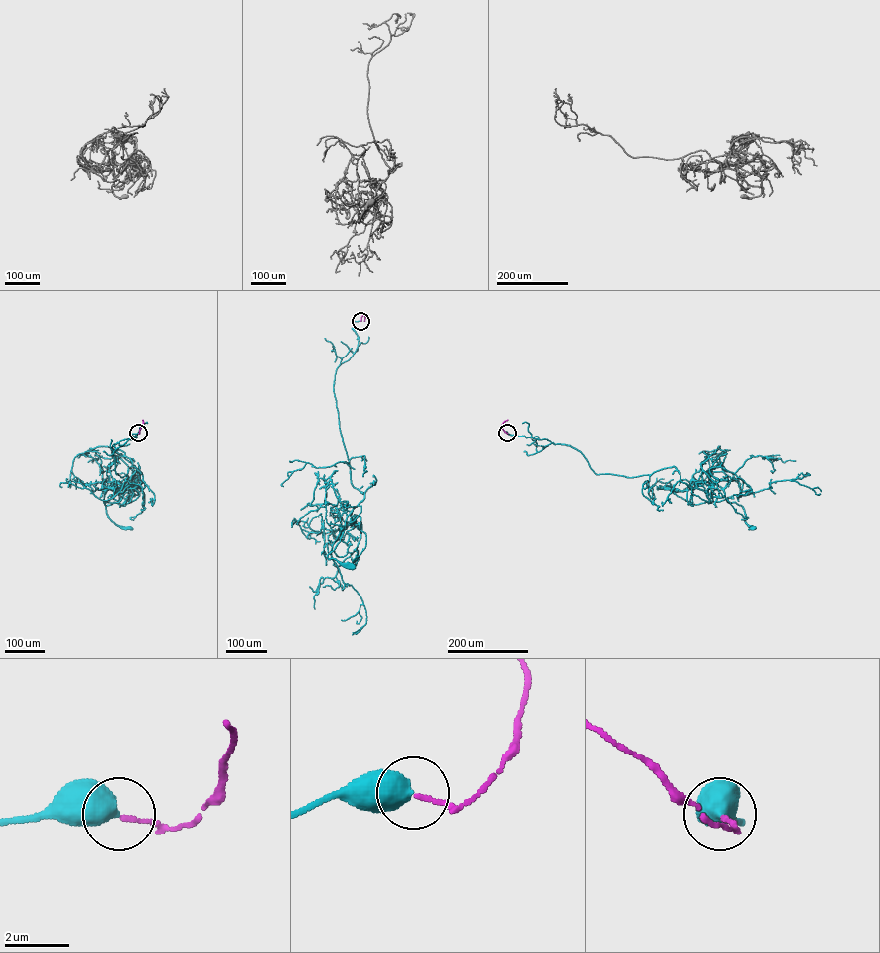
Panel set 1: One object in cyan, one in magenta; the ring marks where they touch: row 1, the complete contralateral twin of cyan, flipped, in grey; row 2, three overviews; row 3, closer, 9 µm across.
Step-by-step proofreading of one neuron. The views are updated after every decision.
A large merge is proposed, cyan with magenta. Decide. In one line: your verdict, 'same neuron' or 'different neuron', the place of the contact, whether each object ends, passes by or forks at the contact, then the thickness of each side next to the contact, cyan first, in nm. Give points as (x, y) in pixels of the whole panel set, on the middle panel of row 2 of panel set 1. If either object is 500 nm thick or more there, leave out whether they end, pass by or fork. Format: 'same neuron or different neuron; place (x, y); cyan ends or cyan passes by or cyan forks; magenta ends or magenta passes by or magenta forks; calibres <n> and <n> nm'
same neuron; place (360, 321); calibres 600 and 120 nm

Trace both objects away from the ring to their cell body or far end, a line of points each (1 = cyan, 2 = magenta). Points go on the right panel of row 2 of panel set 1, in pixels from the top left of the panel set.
1: (507, 433), (570, 445), (597, 474), (633, 477), (674, 466), (692, 488), (740, 505), (753, 527)
2: (507, 433), (501, 426), (507, 420)

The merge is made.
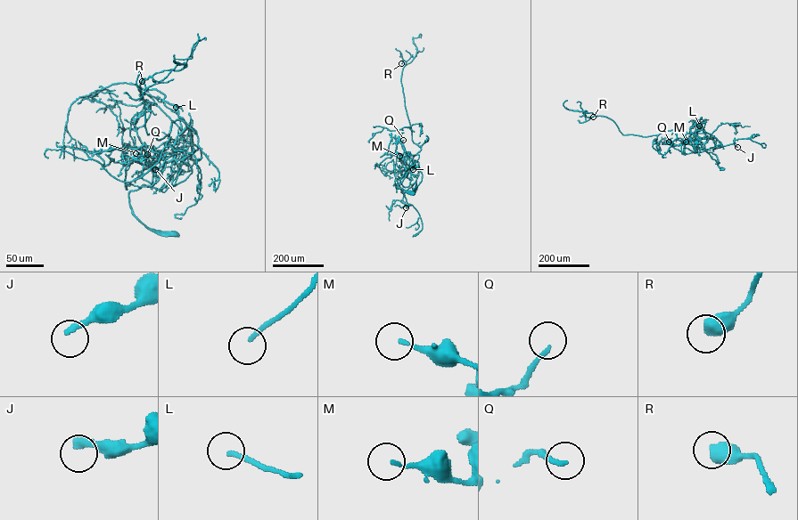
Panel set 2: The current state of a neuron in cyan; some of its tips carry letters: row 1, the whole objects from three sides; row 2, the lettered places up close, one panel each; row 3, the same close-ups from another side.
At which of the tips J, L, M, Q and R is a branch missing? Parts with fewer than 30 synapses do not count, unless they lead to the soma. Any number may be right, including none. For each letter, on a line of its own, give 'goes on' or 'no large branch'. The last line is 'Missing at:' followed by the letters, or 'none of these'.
J: goes on
L: no large branch
M: no large branch
Q: no large branch
R: goes on
Missing at: J, R

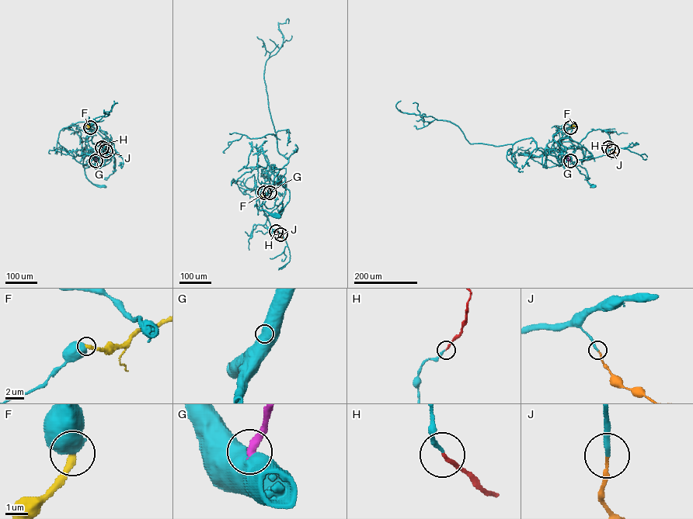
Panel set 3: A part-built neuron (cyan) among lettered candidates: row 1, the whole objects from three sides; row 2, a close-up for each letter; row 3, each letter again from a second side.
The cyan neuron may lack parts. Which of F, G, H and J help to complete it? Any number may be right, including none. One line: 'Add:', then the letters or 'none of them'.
Add: H, J

